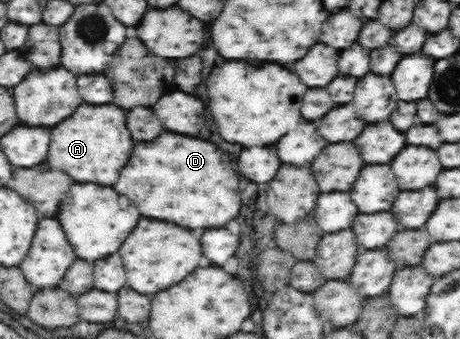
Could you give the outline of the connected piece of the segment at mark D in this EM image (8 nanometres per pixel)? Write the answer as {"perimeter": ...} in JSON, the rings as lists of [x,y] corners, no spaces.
{"perimeter":[[[163,133],[153,141],[137,143],[129,163],[121,169],[121,177],[115,185],[121,195],[127,195],[131,203],[141,211],[143,217],[173,221],[187,229],[211,229],[223,227],[227,221],[235,219],[241,211],[241,197],[239,197],[239,179],[237,173],[231,169],[227,153],[219,151],[215,143]]]}

